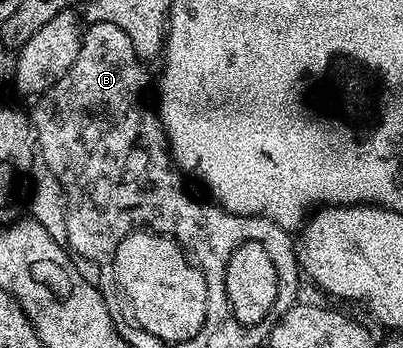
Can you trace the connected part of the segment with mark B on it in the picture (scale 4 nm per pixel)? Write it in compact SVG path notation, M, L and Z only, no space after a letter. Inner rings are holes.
M93 21L90 22L84 28L83 31L83 42L81 43L81 51L77 51L77 59L73 59L73 67L69 67L69 71L65 71L65 75L60 77L58 81L52 84L51 88L47 90L46 93L42 94L34 102L35 105L35 117L33 113L33 133L36 138L38 138L39 147L39 157L40 160L44 161L44 165L50 172L53 172L57 184L63 189L63 196L66 200L66 217L67 217L67 237L66 244L69 246L70 252L72 254L84 257L87 261L92 261L95 265L100 265L101 268L106 269L103 273L105 280L109 281L110 285L102 286L102 293L104 299L108 302L114 302L114 297L117 297L117 289L114 284L116 280L115 272L112 269L112 265L115 262L115 252L118 249L118 245L125 239L125 237L132 230L136 228L140 223L138 221L151 221L159 212L167 213L167 221L171 225L175 225L175 232L173 232L173 237L175 241L182 246L184 250L196 253L199 257L219 257L223 253L223 248L227 245L227 237L236 237L235 241L242 243L245 241L259 241L264 245L265 251L270 255L273 263L275 264L276 271L279 278L279 292L278 292L278 302L277 309L279 313L284 313L289 311L295 306L295 304L300 300L299 297L299 277L301 281L301 266L299 264L299 259L297 256L297 245L293 240L292 234L288 230L281 228L277 223L273 223L268 217L262 215L244 215L241 213L228 213L226 209L221 208L221 206L212 203L210 200L198 201L195 197L190 197L189 194L183 190L184 178L181 176L180 170L176 168L173 164L173 158L169 152L168 146L165 144L165 134L163 132L163 126L159 124L159 118L154 112L151 113L149 110L143 106L143 101L139 96L143 93L143 88L147 85L147 73L143 70L144 62L141 60L138 53L135 52L133 43L129 39L129 35L125 35L125 31L121 31L121 27L117 27L113 23L105 23L104 21ZM83 141L99 141L99 165L90 165L86 161L87 153L82 149Z

